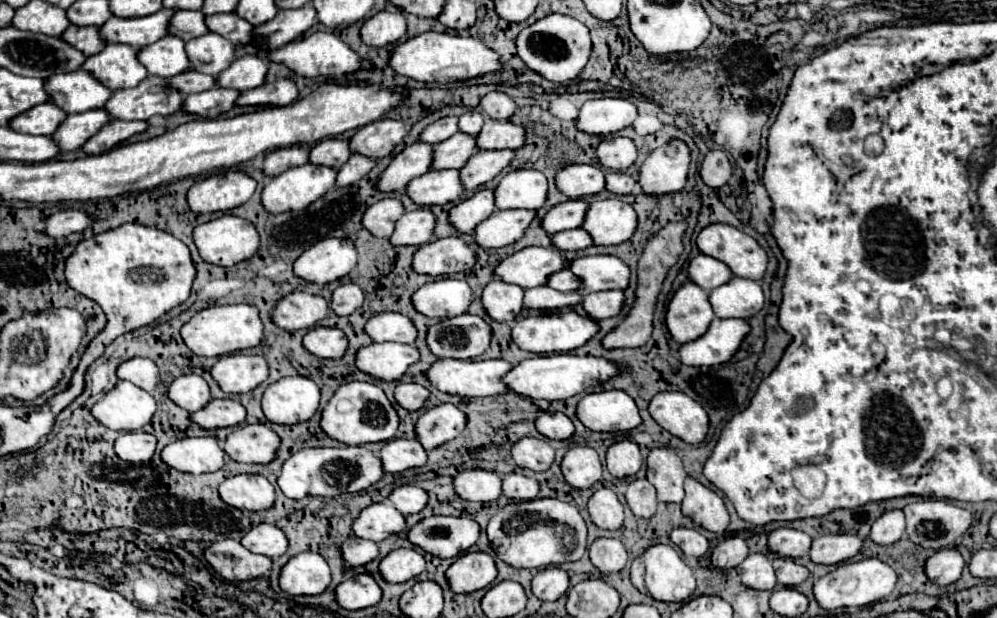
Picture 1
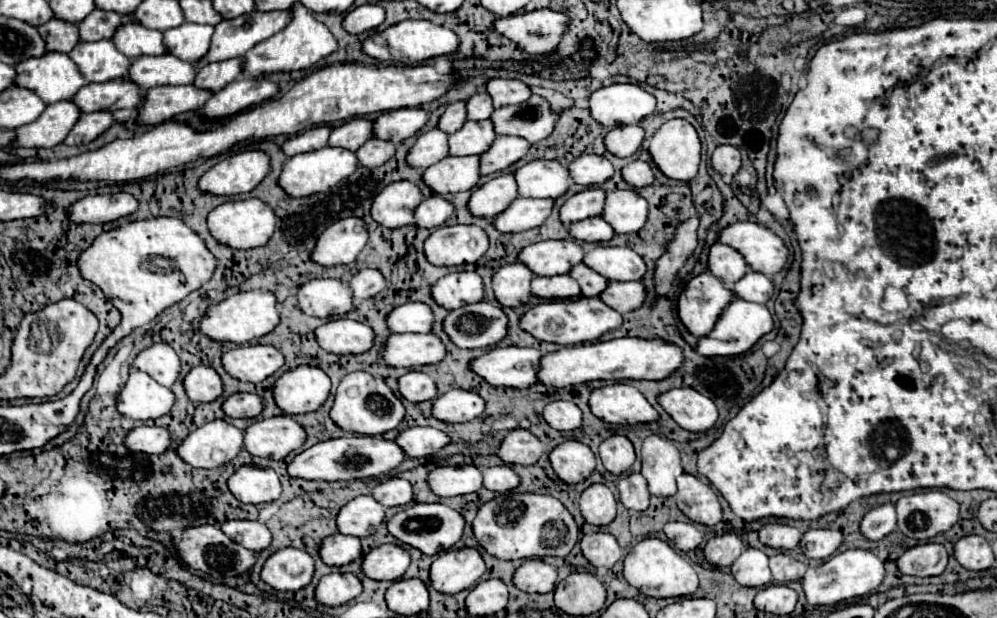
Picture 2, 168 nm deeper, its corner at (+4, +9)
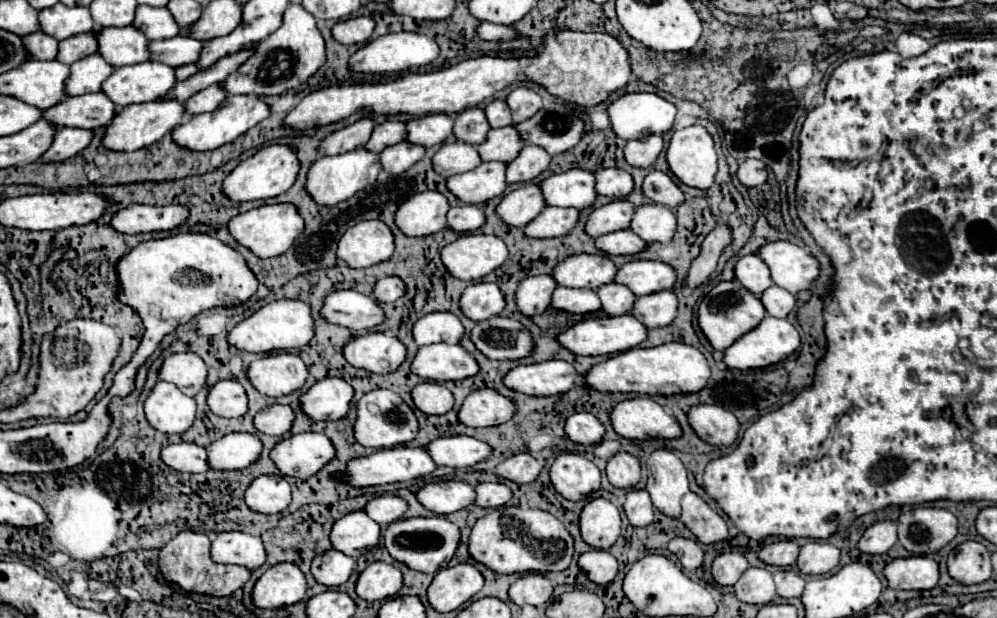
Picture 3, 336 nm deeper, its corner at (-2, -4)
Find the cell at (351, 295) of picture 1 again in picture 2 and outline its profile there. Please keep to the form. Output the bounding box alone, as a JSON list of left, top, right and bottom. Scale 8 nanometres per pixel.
[349,270,385,302]

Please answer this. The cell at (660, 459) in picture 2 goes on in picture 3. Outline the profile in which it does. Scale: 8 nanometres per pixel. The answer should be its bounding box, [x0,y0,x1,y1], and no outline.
[647,449,689,517]

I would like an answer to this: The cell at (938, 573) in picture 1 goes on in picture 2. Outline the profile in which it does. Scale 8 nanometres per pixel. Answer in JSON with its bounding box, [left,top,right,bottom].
[897,544,949,576]

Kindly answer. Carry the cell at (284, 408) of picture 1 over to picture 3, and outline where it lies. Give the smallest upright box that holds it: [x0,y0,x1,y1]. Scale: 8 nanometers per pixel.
[301,377,355,421]

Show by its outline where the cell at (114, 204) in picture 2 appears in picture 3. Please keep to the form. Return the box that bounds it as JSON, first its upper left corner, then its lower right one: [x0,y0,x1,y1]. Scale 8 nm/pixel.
[111,205,189,233]

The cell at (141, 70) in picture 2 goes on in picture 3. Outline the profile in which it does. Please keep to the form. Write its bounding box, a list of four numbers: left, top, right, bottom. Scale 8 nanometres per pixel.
[101,63,175,107]

